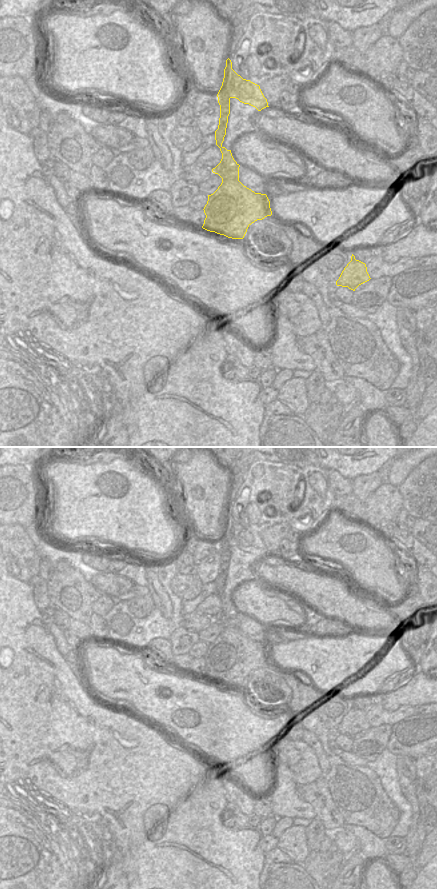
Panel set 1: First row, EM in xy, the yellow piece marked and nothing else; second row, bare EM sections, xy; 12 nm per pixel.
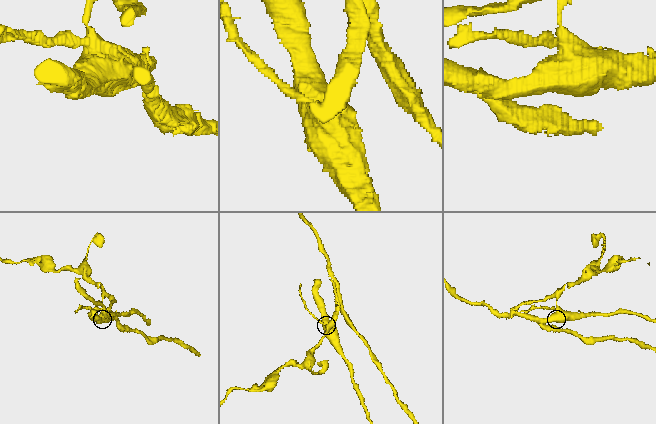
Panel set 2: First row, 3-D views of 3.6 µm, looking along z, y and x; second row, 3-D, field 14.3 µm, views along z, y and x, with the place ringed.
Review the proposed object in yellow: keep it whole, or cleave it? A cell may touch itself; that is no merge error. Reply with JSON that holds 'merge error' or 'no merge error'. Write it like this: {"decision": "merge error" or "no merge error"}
{"decision": "merge error"}

